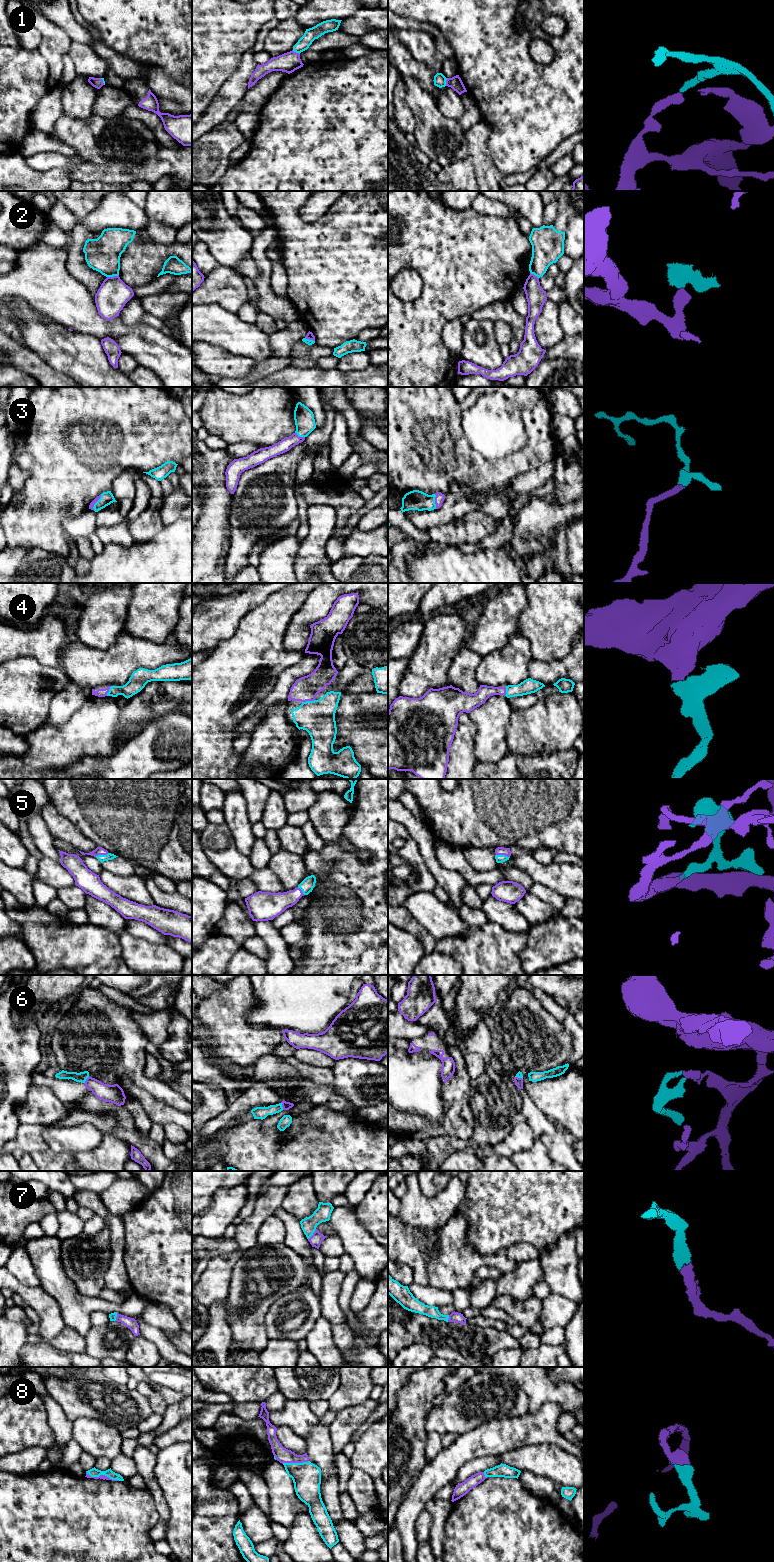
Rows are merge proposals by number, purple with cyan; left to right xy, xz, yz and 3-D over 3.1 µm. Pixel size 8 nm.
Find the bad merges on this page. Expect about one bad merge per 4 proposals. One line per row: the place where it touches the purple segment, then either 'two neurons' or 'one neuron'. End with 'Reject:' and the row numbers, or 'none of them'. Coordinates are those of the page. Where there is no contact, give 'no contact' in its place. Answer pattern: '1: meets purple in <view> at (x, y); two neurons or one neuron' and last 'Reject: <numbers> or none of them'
1: meets purple in yz at (446, 82); one neuron
2: meets purple in xy at (112, 277); two neurons
3: meets purple in xy at (96, 501); one neuron
4: meets purple in xz at (308, 700); one neuron
5: meets purple in yz at (503, 854); one neuron
6: meets purple in xy at (86, 1080); one neuron
7: meets purple in xz at (313, 1234); one neuron
8: meets purple in xy at (103, 1475); one neuron
Reject: 2

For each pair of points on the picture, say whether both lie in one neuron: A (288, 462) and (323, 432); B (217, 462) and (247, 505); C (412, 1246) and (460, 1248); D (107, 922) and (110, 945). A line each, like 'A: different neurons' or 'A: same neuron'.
A: different neurons
B: different neurons
C: different neurons
D: different neurons

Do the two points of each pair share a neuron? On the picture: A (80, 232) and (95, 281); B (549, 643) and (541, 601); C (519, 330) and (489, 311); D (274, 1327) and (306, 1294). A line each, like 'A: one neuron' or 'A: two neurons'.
A: one neuron
B: one neuron
C: one neuron
D: one neuron

